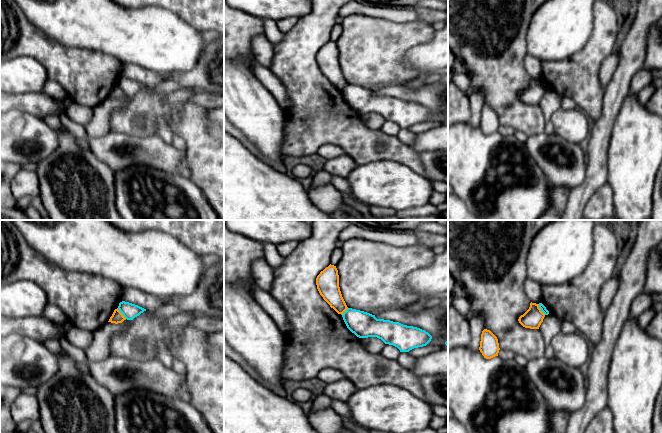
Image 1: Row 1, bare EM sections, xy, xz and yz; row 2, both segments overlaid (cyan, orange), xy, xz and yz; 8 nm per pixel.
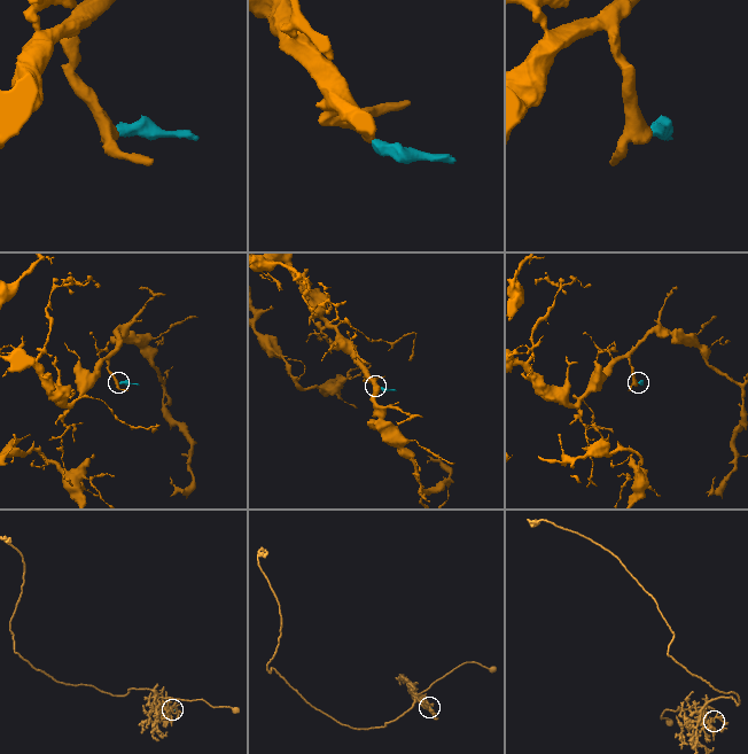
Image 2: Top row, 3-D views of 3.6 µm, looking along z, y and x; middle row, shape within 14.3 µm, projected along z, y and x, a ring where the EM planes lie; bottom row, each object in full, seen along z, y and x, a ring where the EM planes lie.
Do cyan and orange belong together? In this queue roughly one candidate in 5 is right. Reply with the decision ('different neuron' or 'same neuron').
different neuron

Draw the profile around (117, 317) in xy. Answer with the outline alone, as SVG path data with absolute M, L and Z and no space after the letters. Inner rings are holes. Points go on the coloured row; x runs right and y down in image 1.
M117 308L114 310L114 312L108 322L118 324L118 323L122 323L124 320L126 320L126 318L123 316L123 314Z

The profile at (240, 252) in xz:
M224 220L224 280L250 288L253 262L263 258L262 243L230 231Z

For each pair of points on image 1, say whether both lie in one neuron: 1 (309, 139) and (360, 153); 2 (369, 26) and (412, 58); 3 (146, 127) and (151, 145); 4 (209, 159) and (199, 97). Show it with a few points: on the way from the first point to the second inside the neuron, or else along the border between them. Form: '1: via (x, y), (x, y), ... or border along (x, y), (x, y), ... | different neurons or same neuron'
1: via (322, 137), (344, 137), (347, 140) | same neuron
2: border along (426, 41), (414, 45), (403, 59), (420, 73) | different neurons
3: border along (125, 133), (131, 136), (157, 135) | different neurons
4: border along (189, 99), (208, 109) | different neurons

